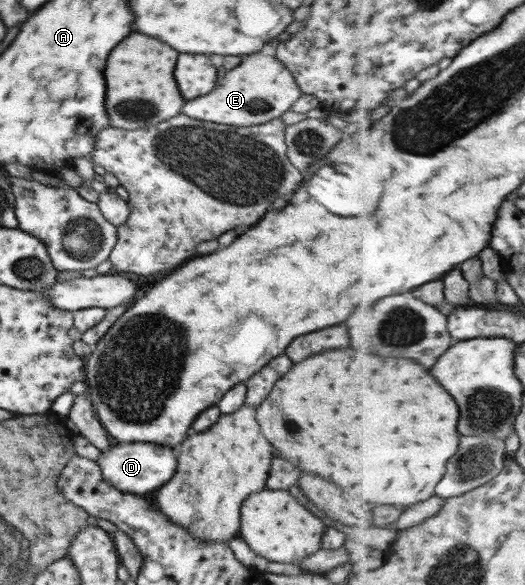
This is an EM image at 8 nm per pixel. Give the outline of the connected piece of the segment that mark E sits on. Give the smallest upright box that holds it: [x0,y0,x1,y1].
[182,53,301,127]

